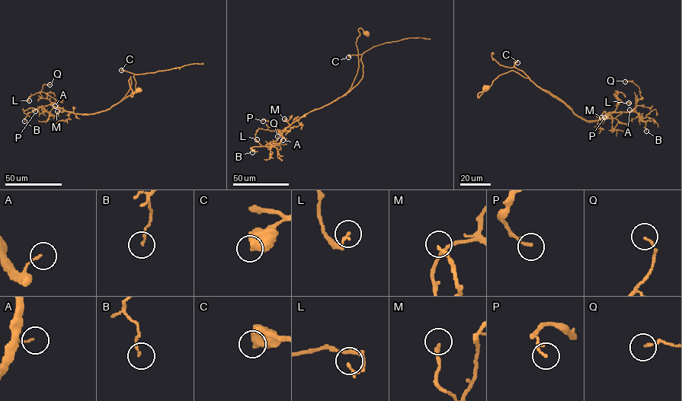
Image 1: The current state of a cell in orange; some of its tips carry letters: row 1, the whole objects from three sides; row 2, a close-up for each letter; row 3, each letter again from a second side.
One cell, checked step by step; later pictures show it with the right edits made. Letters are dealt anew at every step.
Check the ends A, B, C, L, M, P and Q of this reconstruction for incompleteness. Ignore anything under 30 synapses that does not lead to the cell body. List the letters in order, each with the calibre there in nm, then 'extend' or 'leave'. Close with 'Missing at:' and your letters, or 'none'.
A: 90 nm thick; leave
B: 110 nm thick; leave
C: 700 nm thick; leave
L: 140 nm thick; leave
M: 180 nm thick; leave
P: 120 nm thick; leave
Q: 100 nm thick; leave
Missing at: none

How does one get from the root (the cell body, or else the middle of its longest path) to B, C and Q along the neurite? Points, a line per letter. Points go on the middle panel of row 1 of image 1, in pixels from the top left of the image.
B: (366, 33), (358, 30), (359, 67), (350, 89), (292, 122), (279, 143), (254, 146), (252, 152)
C: (366, 33), (360, 27), (358, 30), (359, 67), (348, 92), (362, 78), (363, 67), (360, 55), (348, 57)
Q: (366, 33), (358, 30), (359, 67), (350, 89), (292, 122), (283, 131), (279, 144), (270, 148), (277, 136)

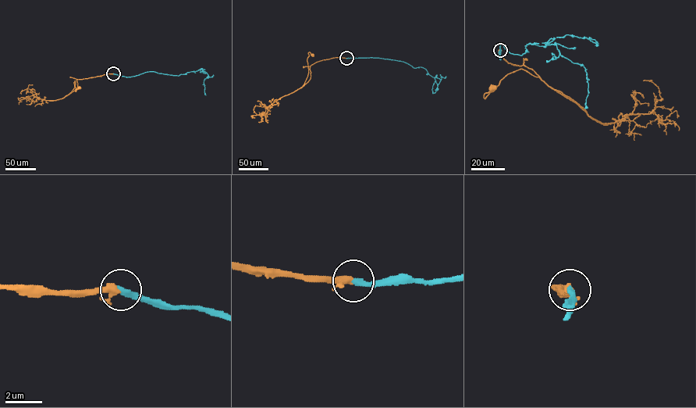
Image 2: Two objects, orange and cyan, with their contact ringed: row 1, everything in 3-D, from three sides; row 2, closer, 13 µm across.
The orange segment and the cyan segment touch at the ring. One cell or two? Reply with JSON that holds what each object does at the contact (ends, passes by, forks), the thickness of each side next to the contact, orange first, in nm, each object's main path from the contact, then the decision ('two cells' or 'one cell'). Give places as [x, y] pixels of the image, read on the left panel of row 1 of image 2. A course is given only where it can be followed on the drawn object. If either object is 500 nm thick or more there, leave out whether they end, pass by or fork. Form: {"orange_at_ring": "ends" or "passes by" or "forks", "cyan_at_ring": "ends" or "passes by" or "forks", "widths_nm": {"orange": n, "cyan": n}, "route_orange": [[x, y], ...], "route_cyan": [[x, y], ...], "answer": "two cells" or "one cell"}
{"orange_at_ring": "passes by", "cyan_at_ring": "ends", "widths_nm": {"orange": 280, "cyan": 320}, "route_orange": [[113, 73], [76, 79], [77, 87], [69, 94], [74, 87], [75, 80], [75, 91], [79, 87]], "route_cyan": [[113, 73], [129, 76], [150, 71], [179, 76], [202, 69], [208, 75], [204, 82], [205, 94]], "answer": "one cell"}

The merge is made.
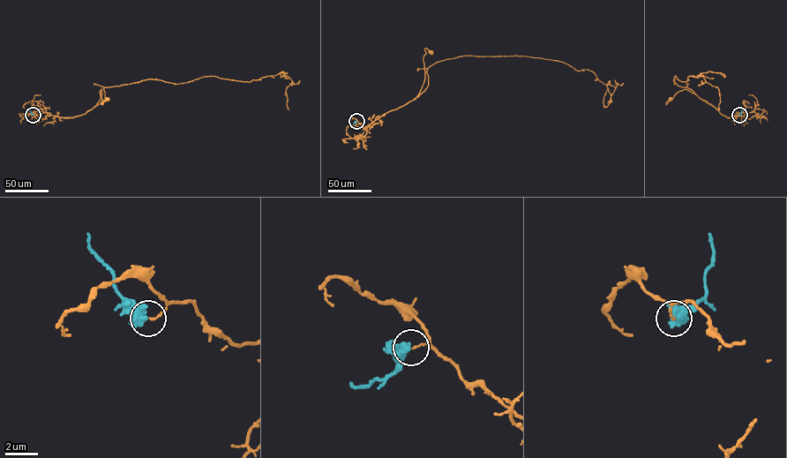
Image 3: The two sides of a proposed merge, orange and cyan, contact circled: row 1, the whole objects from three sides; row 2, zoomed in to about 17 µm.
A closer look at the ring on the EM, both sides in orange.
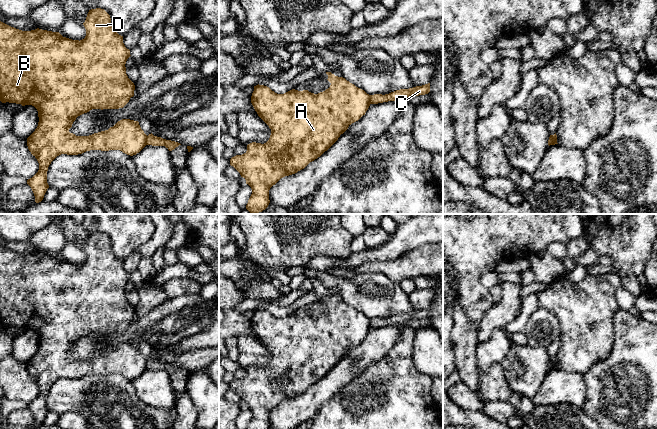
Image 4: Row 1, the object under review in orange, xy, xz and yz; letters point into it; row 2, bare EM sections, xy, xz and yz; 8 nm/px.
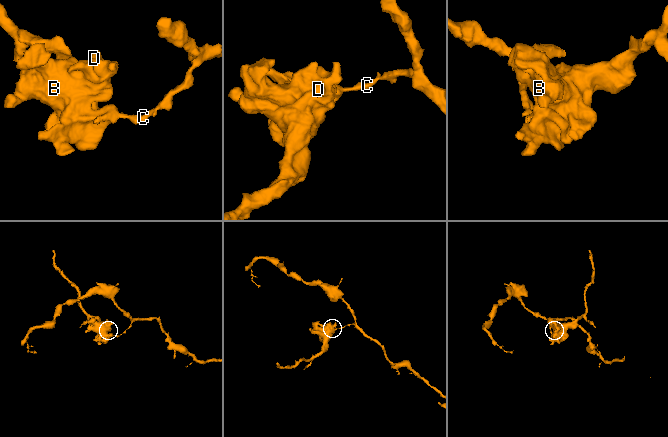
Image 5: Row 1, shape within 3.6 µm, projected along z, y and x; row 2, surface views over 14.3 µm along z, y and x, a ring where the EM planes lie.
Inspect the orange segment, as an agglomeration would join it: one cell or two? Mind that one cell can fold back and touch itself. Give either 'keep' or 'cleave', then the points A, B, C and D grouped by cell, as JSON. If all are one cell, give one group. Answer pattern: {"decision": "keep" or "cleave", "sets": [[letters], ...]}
{"decision": "cleave", "sets": [["A", "B", "D"], ["C"]]}

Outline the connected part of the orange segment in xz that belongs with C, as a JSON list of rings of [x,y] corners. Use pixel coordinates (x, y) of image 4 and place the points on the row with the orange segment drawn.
[[[430,83],[409,89],[396,90],[394,92],[385,95],[382,94],[370,95],[370,103],[378,104],[388,101],[397,101],[397,100],[405,99],[410,96],[425,95],[428,94],[429,92],[430,92]]]

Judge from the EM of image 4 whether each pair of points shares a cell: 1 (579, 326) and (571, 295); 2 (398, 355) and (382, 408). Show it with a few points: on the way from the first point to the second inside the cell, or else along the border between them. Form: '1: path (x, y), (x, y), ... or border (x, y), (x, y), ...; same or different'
1: path (579, 318), (579, 308), (574, 303); same
2: path (397, 368), (391, 395); same

